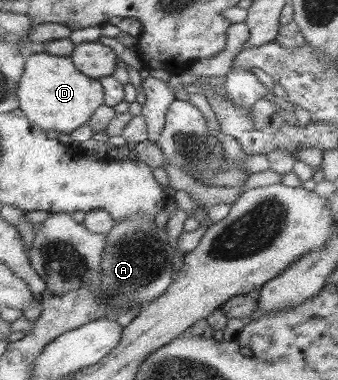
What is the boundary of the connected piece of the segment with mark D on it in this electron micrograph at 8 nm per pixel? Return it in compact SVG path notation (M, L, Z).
M46 52L27 54L16 95L17 108L31 124L44 131L54 129L68 134L86 123L94 110L103 104L103 87L98 80L80 73L70 59Z

